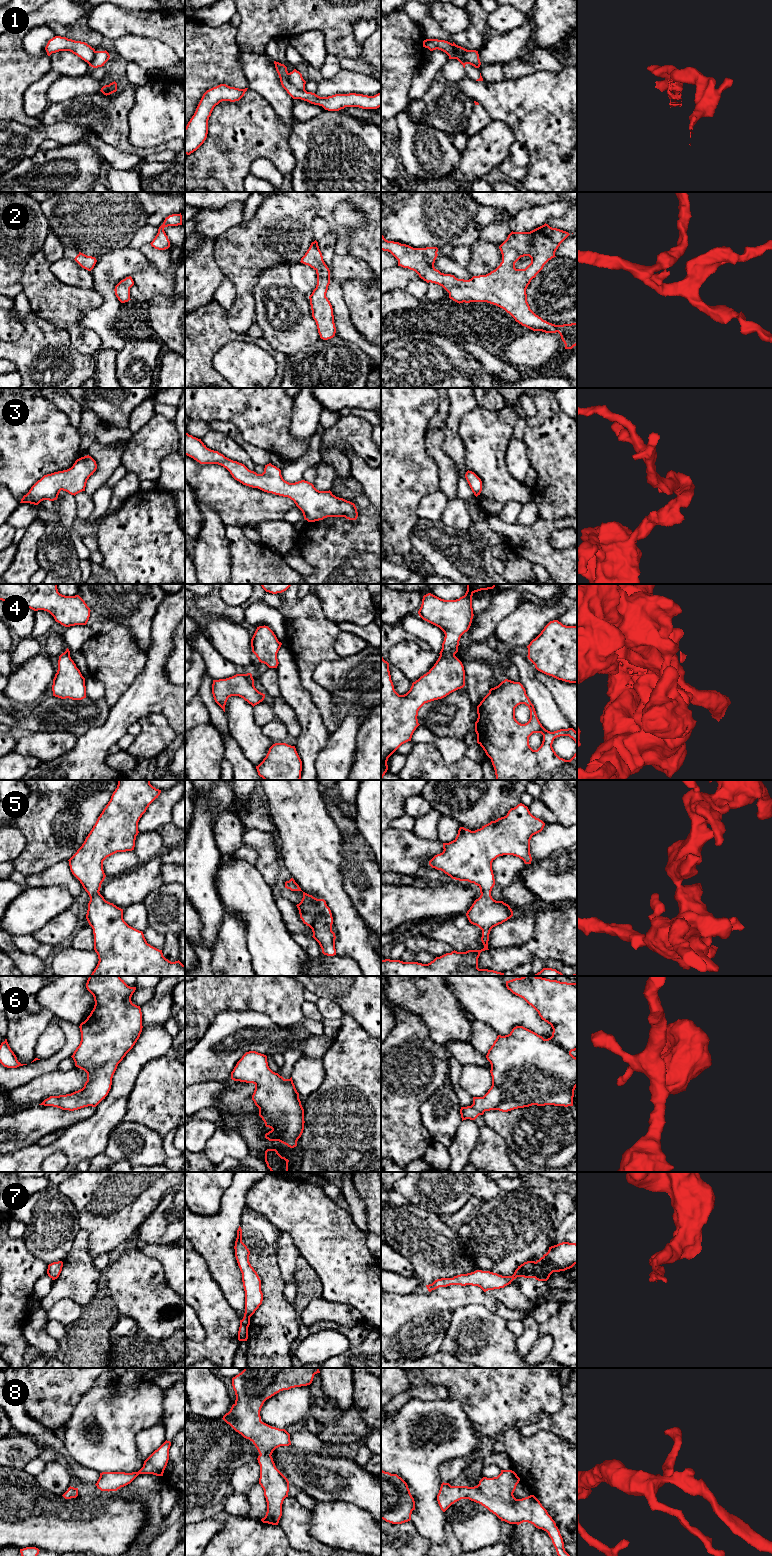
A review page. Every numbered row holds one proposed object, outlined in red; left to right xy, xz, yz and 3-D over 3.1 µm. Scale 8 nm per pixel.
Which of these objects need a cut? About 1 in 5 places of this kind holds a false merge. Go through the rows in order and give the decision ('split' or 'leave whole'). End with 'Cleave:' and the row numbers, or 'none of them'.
1: split
2: leave whole
3: leave whole
4: leave whole
5: leave whole
6: leave whole
7: split
8: leave whole
Cleave: 1, 7

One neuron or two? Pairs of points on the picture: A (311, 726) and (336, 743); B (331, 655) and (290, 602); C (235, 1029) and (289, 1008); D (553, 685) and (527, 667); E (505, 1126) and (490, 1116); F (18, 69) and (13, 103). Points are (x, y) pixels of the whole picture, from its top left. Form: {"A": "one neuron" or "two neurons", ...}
{"A": "two neurons", "B": "one neuron", "C": "two neurons", "D": "two neurons", "E": "one neuron", "F": "one neuron"}

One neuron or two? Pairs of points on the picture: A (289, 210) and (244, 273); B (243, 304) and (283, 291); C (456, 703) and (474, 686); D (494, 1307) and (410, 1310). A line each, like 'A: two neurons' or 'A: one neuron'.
A: one neuron
B: two neurons
C: two neurons
D: one neuron

